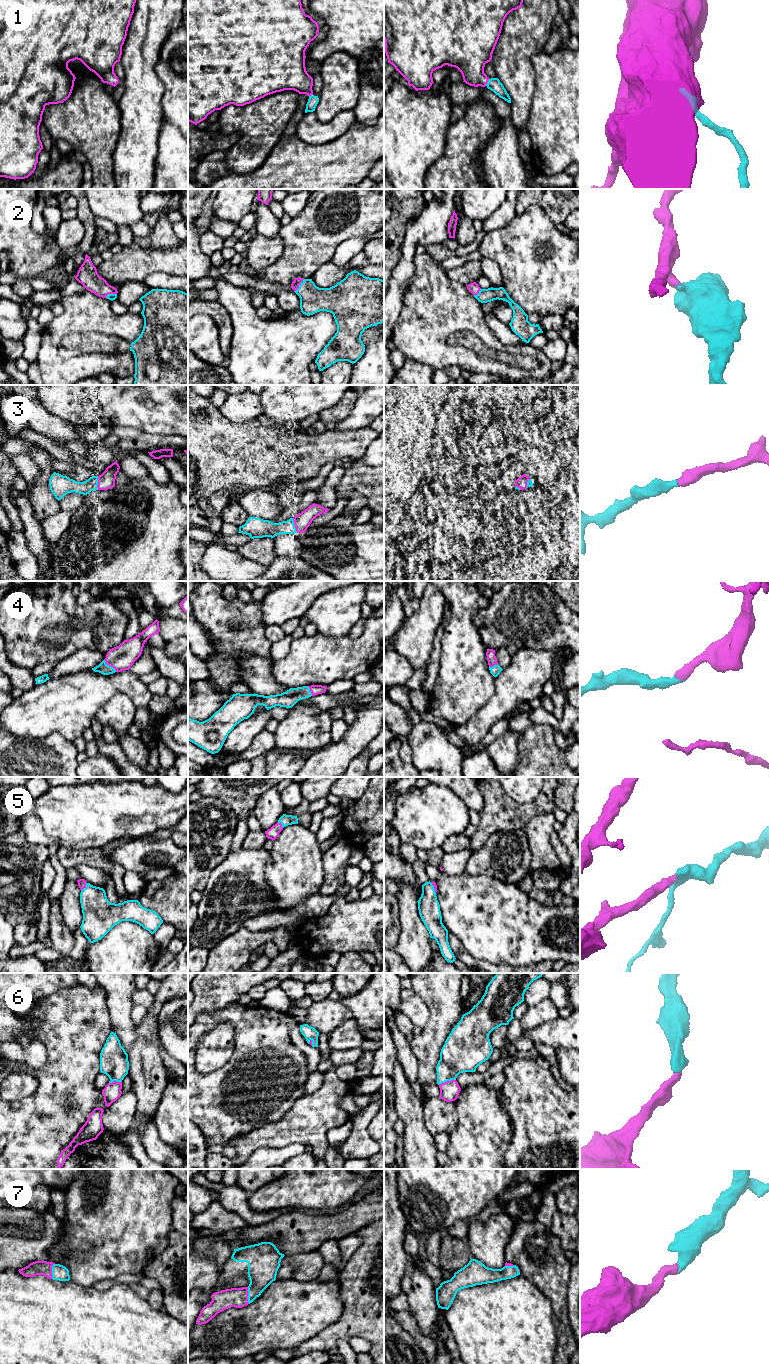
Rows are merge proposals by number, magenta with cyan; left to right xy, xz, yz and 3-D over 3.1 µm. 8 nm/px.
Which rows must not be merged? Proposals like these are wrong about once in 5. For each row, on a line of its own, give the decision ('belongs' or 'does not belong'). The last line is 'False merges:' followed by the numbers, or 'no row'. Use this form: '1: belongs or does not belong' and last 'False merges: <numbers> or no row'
1: belongs
2: belongs
3: belongs
4: belongs
5: belongs
6: belongs
7: belongs
False merges: no row

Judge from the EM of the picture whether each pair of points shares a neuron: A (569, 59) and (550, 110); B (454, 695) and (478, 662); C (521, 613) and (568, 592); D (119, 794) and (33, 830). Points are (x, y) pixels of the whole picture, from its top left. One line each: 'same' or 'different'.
A: same
B: same
C: different
D: same

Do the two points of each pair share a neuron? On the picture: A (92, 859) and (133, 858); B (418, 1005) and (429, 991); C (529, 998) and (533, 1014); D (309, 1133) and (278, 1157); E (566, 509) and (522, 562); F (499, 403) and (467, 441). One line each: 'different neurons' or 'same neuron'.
A: different neurons
B: different neurons
C: different neurons
D: different neurons
E: different neurons
F: different neurons

